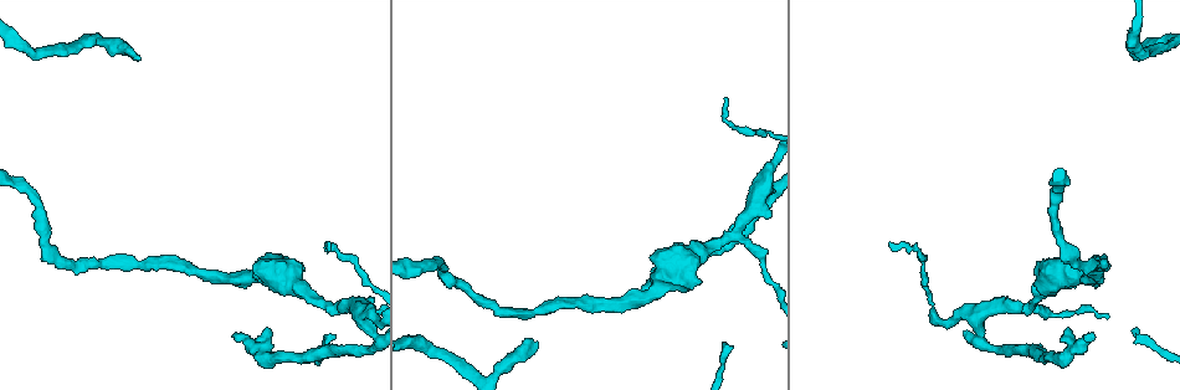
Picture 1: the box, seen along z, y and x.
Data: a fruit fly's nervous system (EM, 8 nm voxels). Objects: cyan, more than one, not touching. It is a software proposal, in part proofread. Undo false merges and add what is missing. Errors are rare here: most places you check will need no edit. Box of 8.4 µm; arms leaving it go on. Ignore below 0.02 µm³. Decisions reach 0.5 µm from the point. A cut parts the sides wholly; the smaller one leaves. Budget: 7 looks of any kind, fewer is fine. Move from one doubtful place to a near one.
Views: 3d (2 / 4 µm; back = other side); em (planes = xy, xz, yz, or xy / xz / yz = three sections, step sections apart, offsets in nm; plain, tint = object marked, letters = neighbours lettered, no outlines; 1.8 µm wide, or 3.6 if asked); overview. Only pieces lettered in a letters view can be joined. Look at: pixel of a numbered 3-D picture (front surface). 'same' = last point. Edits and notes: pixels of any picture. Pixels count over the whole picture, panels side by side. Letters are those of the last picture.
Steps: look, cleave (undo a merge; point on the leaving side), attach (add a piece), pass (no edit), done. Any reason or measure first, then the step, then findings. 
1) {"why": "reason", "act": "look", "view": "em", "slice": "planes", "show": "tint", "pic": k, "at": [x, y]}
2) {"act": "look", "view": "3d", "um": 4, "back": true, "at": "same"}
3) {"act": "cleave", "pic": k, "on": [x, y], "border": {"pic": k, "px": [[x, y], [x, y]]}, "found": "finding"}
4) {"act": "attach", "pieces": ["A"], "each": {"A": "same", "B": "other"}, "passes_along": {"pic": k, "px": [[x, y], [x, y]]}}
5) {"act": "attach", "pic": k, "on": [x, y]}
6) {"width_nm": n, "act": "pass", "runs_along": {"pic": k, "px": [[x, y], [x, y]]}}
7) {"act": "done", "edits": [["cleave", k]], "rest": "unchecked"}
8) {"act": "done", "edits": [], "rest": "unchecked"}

{"why": "tapers out", "act": "look", "view": "em", "slice": "xy", "step": 4, "show": "plain", "pic": 1, "at": [329, 245]}

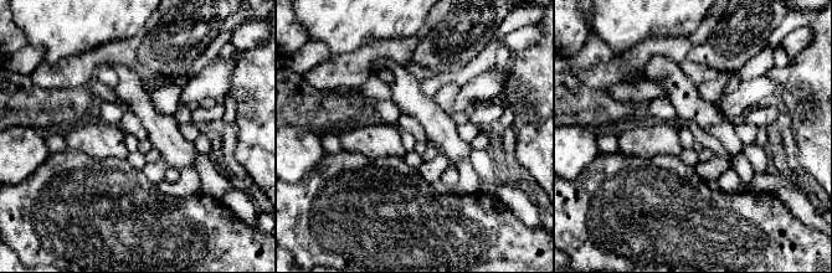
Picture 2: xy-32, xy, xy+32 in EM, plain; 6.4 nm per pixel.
{"act": "look", "view": "em", "slice": "xy", "step": 4, "show": "letters", "at": "same"}

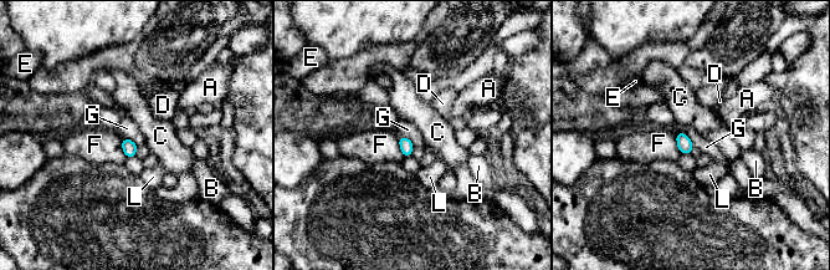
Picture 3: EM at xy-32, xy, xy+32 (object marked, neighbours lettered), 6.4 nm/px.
{"width_nm": 90, "act": "pass", "each": {"A": "other", "B": "other", "C": "other", "D": "other", "E": "other", "F": "other", "G": "other", "L": "other"}, "border": {"pic": 3, "px": [[676, 132], [684, 132], [693, 146]]}, "found": "no lettered piece goes on from it"}

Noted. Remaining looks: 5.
{"why": "three arms meet", "act": "look", "view": "3d", "um": 4, "pic": 1, "at": [339, 307]}

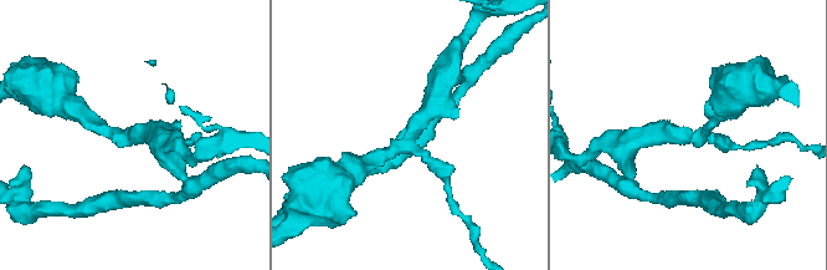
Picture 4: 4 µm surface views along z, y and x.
{"arms": 3, "arm_widths_nm": [190, 220, 320], "act": "look", "view": "em", "slice": "planes", "show": "letters", "pic": 4, "at": [129, 140]}

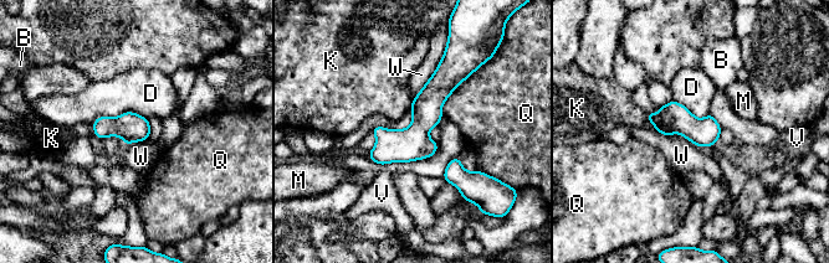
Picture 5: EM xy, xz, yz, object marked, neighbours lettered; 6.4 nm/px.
{"longest_contact_nm": ["W", 360], "act": "pass", "each": {"B": "other", "D": "other", "K": "other", "M": "other", "Q": "other", "V": "other", "W": "other"}, "found": "all the same neuron"}

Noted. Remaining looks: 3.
{"why": "free end", "act": "look", "view": "em", "slice": "planes", "show": "letters", "pic": 1, "at": [538, 343]}

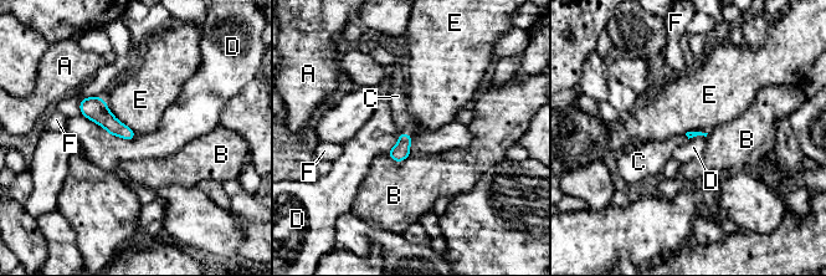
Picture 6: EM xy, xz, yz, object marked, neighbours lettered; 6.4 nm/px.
{"act": "attach", "pieces": ["C"], "each": {"A": "other", "B": "other", "C": "same", "D": "other", "E": "other", "F": "other"}, "passes_along": {"pic": 6, "px": [[401, 151], [408, 134], [398, 97]]}, "found": "it goes on there"}

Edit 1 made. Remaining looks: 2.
{"act": "done", "edits": [["attach", 6]], "rest": "unchecked"}

